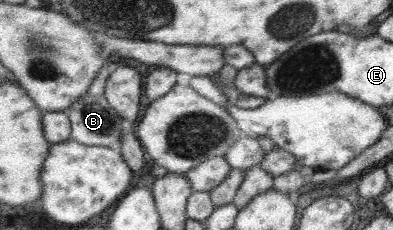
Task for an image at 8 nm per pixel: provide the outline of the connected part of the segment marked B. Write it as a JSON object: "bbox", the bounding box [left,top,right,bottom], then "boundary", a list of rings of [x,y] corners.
{"bbox":[63,94,127,148],"boundary":[[[85,94],[63,112],[71,122],[71,139],[85,146],[120,148],[127,125],[103,96]]]}

